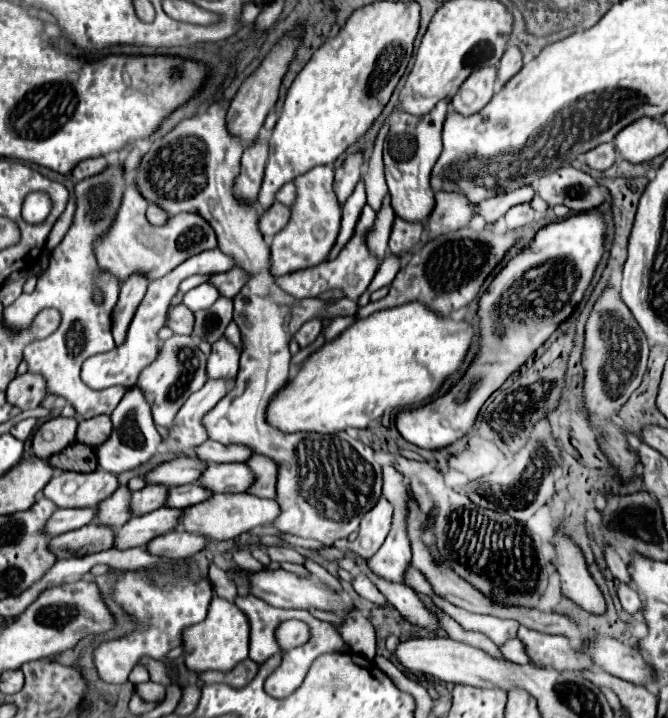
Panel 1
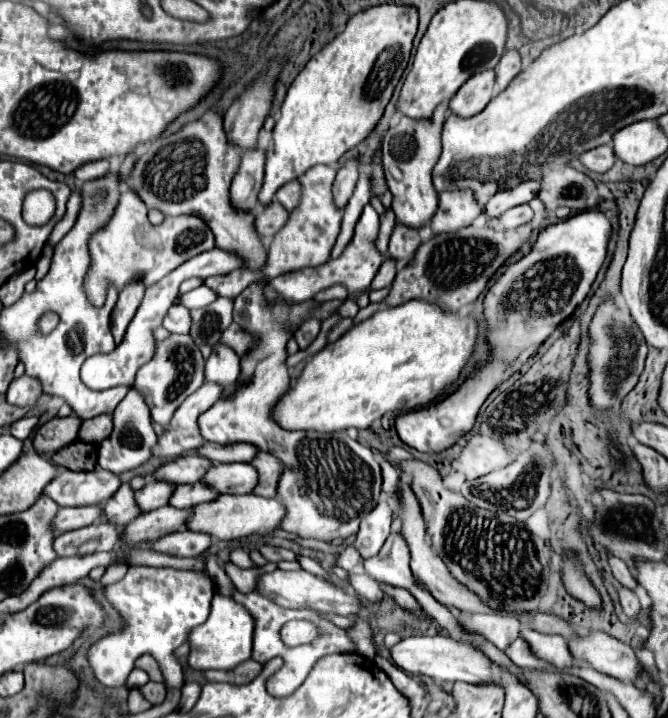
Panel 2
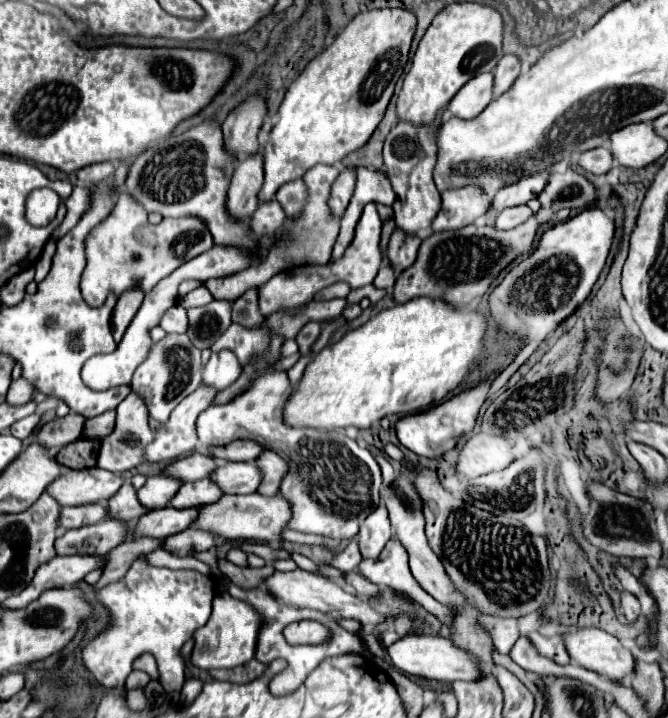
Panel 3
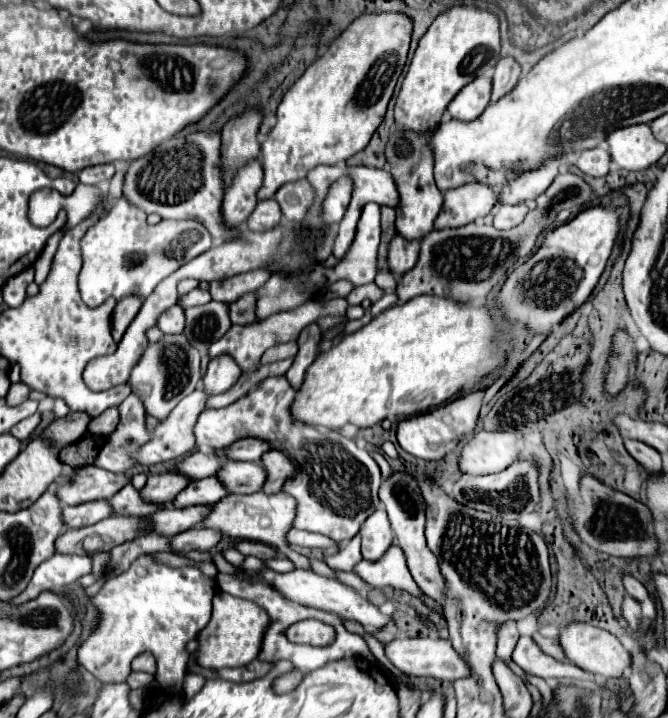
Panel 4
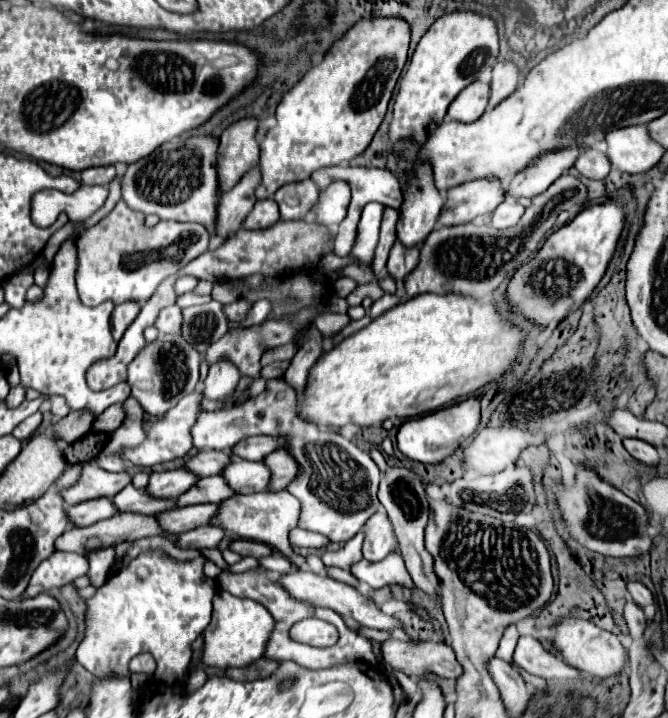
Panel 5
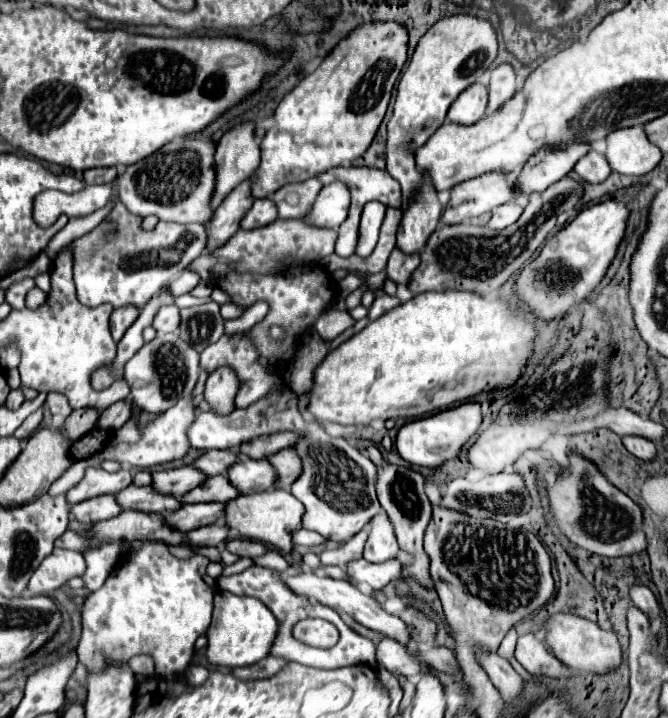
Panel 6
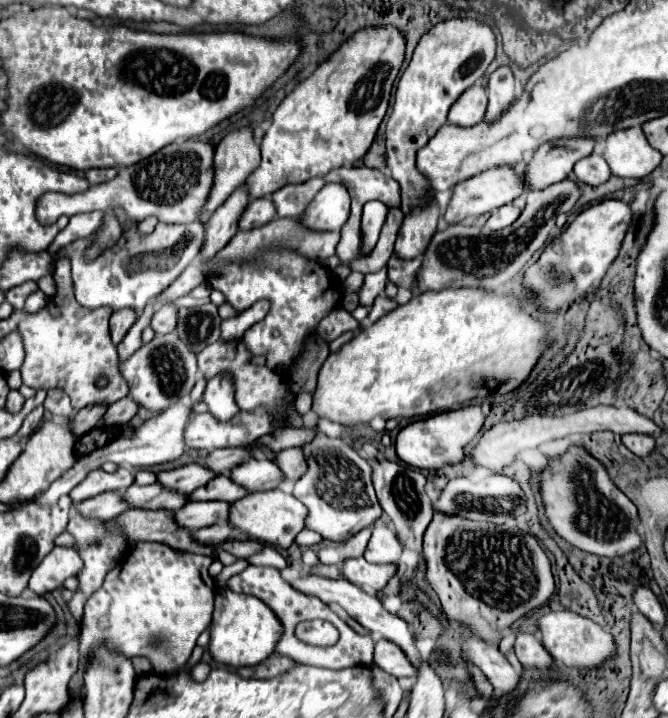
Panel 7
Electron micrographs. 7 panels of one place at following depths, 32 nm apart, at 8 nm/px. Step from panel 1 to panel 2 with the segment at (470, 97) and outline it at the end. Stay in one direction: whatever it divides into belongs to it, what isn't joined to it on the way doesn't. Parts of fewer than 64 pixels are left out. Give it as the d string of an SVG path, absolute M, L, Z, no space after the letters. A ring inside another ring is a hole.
M494 70L478 72L450 100L450 112L456 112L462 118L474 116L492 100L492 96L494 96Z

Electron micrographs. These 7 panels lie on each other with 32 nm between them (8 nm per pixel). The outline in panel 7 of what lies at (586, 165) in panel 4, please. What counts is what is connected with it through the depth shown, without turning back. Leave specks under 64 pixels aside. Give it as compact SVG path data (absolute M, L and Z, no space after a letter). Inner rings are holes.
M592 152L592 156L586 156L584 160L576 162L574 176L584 184L598 186L598 184L604 184L612 176L612 172L610 172L608 164L602 160L602 156Z

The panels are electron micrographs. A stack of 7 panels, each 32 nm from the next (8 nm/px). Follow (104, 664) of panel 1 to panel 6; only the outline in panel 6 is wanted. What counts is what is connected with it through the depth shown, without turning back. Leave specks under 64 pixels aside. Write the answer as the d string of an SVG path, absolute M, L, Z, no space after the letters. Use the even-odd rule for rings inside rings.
M120 542L88 548L84 550L84 560L88 568L82 578L86 580L86 588L96 592L84 602L84 630L80 648L76 650L80 662L88 670L98 672L112 662L124 662L136 654L150 654L156 662L158 678L174 680L182 676L192 660L194 642L206 632L212 616L216 580L206 574L210 560L204 556L178 560L166 546L146 544L136 556L118 566Z

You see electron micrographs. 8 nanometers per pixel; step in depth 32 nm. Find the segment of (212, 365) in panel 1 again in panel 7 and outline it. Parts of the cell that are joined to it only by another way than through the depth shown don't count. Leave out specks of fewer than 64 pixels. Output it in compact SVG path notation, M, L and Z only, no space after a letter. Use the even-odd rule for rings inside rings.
M214 376L212 380L208 380L204 402L218 420L230 420L238 412L232 392L232 380L228 380L228 376Z

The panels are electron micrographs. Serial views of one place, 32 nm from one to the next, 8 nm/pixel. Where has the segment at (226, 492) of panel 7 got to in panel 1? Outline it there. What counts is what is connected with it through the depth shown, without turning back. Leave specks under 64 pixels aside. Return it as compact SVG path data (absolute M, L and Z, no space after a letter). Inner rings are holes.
M198 482L192 484L184 484L184 486L174 486L168 490L168 498L166 498L166 506L168 508L178 508L184 510L192 504L198 504L202 500L206 500L208 496L212 496L212 492L204 490Z

